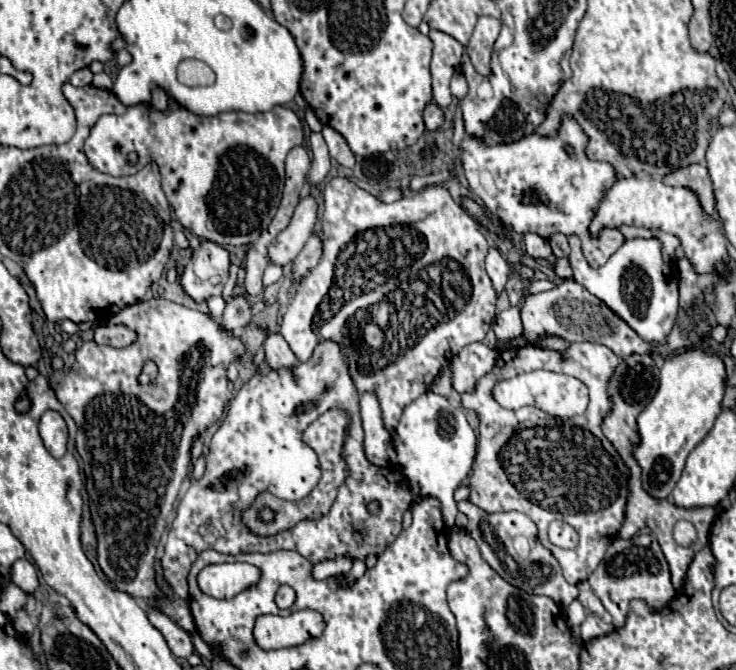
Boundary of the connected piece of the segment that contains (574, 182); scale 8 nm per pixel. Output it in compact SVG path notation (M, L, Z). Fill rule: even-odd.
M562 117L562 125L556 137L542 137L530 133L518 141L488 145L482 137L466 135L460 143L462 167L470 183L470 191L484 201L494 217L500 217L512 231L538 233L550 237L554 231L566 235L578 235L582 239L582 251L590 267L600 267L622 245L624 237L618 229L602 229L598 237L592 237L588 227L598 209L600 197L616 181L612 165L604 161L592 161L586 155L588 137L574 117ZM564 145L572 145L574 157L564 151Z

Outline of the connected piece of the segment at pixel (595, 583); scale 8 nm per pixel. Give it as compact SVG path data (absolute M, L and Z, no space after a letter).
M650 533L634 535L628 541L614 539L608 545L602 563L588 577L588 581L594 589L594 593L600 597L606 611L612 615L612 623L616 629L624 625L626 609L632 599L646 601L646 605L650 605L650 609L662 609L662 605L666 605L666 601L670 601L670 597L674 597L674 593L676 593L672 587L672 581L670 581L668 561L666 561L656 537L652 537Z

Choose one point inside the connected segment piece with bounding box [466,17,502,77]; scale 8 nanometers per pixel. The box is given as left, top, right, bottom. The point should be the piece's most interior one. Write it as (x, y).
(481, 45)

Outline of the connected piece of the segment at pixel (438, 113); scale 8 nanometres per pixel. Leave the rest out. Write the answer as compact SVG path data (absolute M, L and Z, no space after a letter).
M428 103L426 109L424 109L424 123L426 123L426 127L428 129L436 129L436 127L442 125L442 121L444 121L442 109L438 105L434 105L434 103Z

